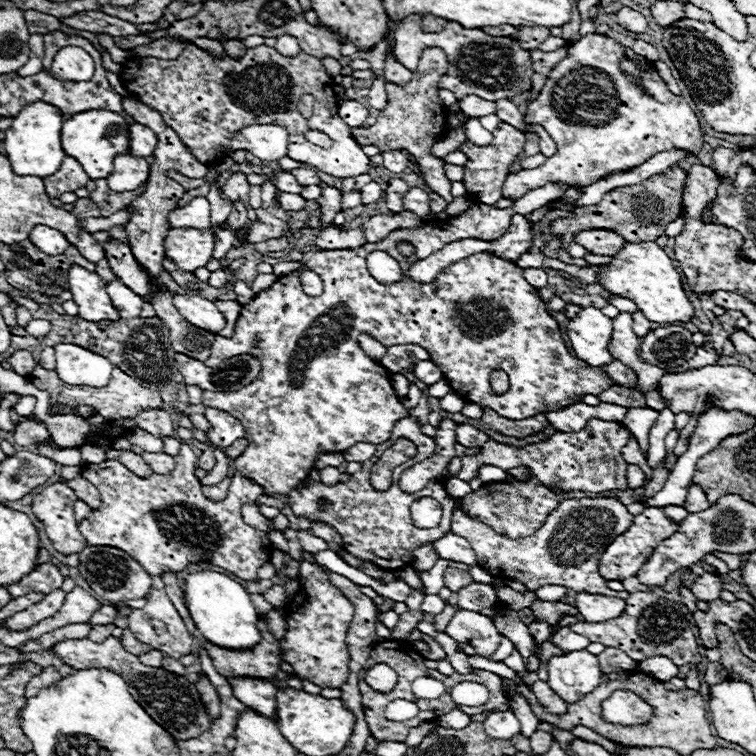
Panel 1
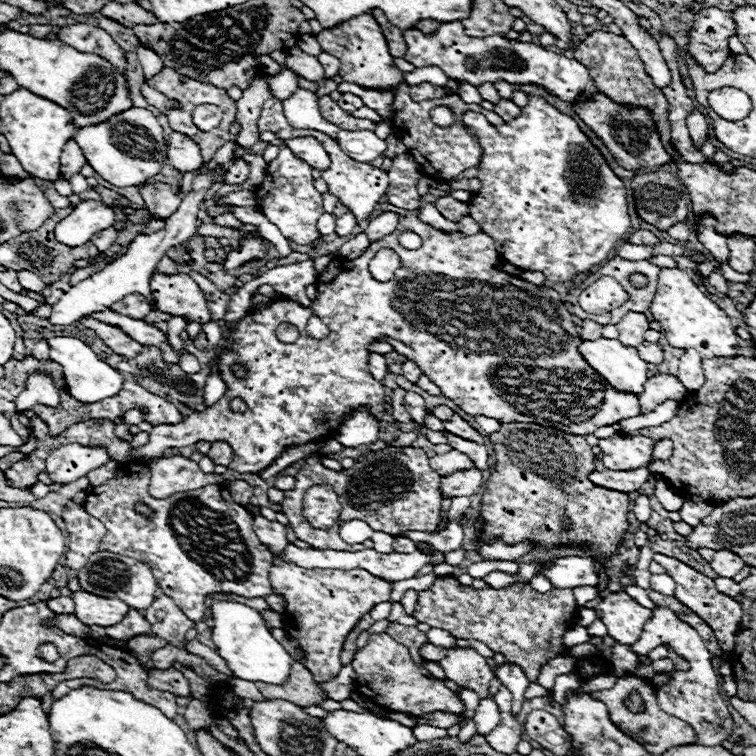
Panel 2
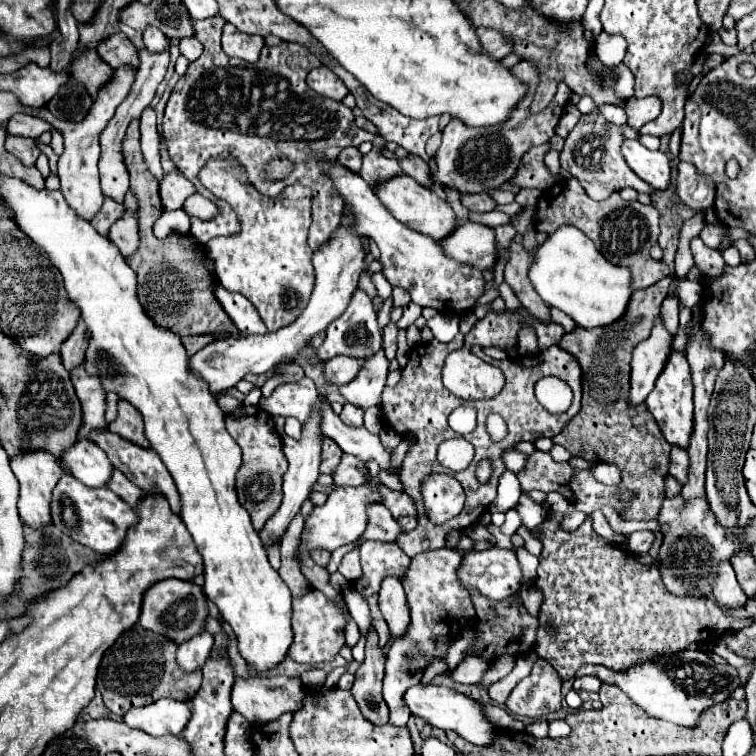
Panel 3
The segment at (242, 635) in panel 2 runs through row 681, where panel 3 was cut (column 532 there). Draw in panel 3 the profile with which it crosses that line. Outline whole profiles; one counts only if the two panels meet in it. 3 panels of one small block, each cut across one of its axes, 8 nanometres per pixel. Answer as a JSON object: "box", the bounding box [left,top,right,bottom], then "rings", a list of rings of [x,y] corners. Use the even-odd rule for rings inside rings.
{"box":[528,224,630,328],"rings":[[[562,224],[554,234],[550,234],[542,244],[528,252],[532,262],[528,278],[540,298],[566,312],[578,326],[596,328],[612,324],[624,314],[624,308],[630,300],[630,272],[626,268],[610,264],[592,244],[584,232],[576,226]]]}

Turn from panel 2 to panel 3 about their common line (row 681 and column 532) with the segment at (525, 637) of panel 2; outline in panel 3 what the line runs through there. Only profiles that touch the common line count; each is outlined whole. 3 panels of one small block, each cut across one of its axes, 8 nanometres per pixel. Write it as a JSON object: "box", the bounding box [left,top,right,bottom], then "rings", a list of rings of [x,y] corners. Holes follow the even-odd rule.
{"box":[530,518,746,680],"rings":[[[554,518],[554,520],[544,520],[536,530],[530,530],[532,536],[536,536],[540,542],[542,542],[542,554],[540,554],[540,566],[538,566],[538,578],[536,578],[536,588],[542,592],[544,596],[544,602],[540,606],[540,614],[538,614],[538,620],[540,620],[540,628],[538,628],[538,638],[536,638],[536,654],[538,656],[544,656],[556,670],[558,674],[562,676],[562,680],[568,680],[576,674],[576,670],[584,664],[604,664],[608,668],[626,668],[628,664],[636,664],[640,660],[652,660],[660,654],[672,654],[672,652],[678,652],[678,650],[684,650],[688,648],[692,642],[698,642],[702,638],[702,632],[704,630],[718,630],[718,634],[724,634],[728,630],[740,630],[746,626],[746,620],[740,620],[740,618],[732,618],[728,616],[714,600],[692,600],[692,598],[678,598],[678,596],[672,596],[662,580],[660,580],[660,572],[656,568],[656,562],[654,564],[640,564],[638,558],[630,552],[624,552],[622,548],[612,548],[610,542],[606,542],[602,536],[594,534],[592,530],[592,522],[586,520],[578,530],[574,532],[568,532],[562,528],[562,520],[564,518]]]}

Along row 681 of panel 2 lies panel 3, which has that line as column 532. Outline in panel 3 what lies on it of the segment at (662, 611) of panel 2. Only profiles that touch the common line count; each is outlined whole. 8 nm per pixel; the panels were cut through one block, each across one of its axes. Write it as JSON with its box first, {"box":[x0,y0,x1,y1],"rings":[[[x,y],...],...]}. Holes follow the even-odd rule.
{"box":[506,656,562,718],"rings":[[[538,656],[530,676],[518,682],[512,694],[508,696],[506,708],[518,716],[542,718],[560,708],[560,688],[562,680],[556,668],[552,668],[546,658]]]}

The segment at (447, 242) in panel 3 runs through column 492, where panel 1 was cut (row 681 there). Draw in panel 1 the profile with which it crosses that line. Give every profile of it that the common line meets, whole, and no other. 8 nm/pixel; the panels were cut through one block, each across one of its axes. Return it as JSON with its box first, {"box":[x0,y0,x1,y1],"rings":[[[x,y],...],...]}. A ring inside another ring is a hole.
{"box":[230,678,276,722],"rings":[[[230,678],[234,696],[250,710],[276,722],[276,686],[262,678]]]}

